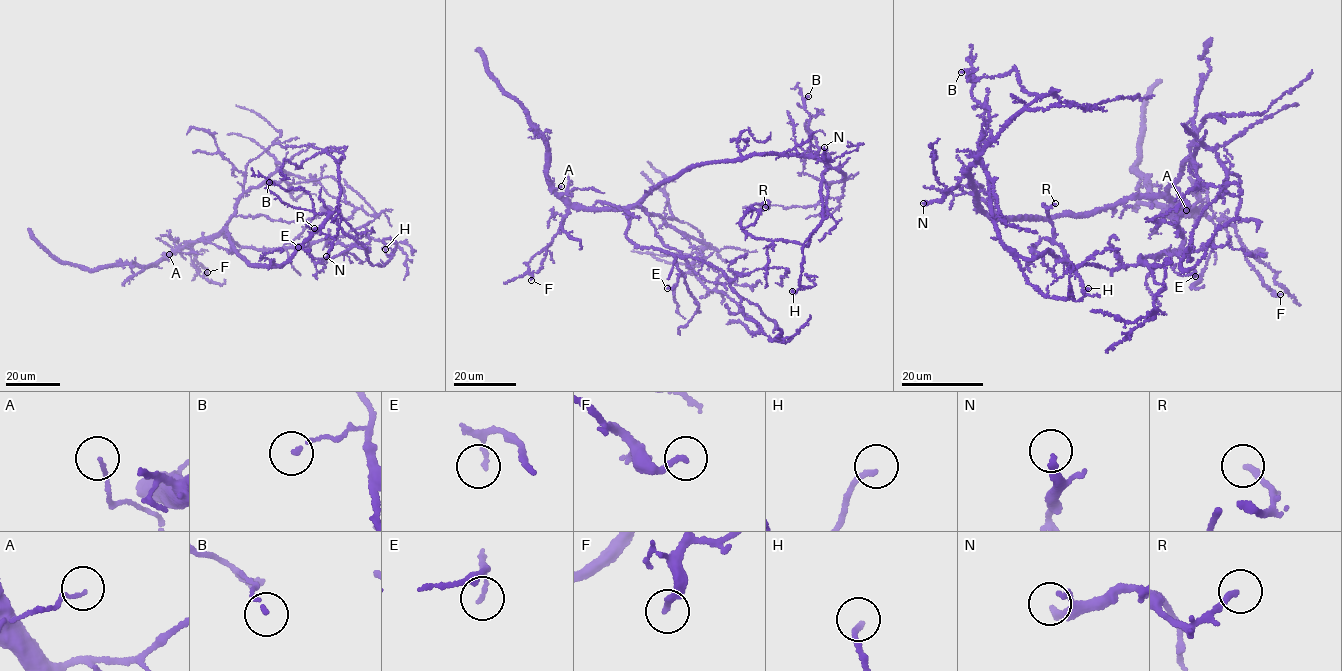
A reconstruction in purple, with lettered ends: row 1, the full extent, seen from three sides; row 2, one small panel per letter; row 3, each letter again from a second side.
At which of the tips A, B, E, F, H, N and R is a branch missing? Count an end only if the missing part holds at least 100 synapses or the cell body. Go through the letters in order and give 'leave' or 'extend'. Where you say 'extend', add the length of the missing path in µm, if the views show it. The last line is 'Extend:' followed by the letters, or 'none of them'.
A: leave
B: leave
E: leave
F: leave
H: leave
N: leave
R: leave
Extend: none of them

